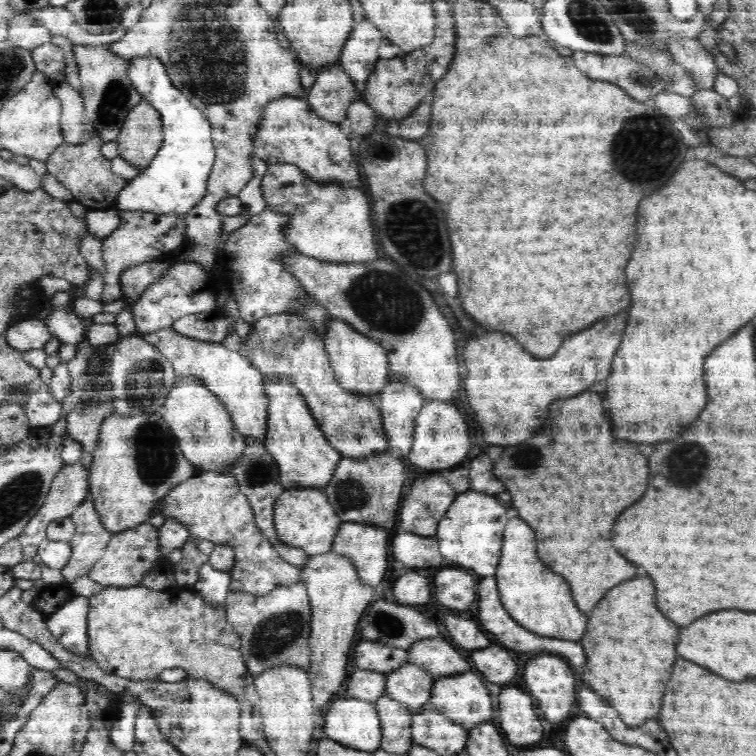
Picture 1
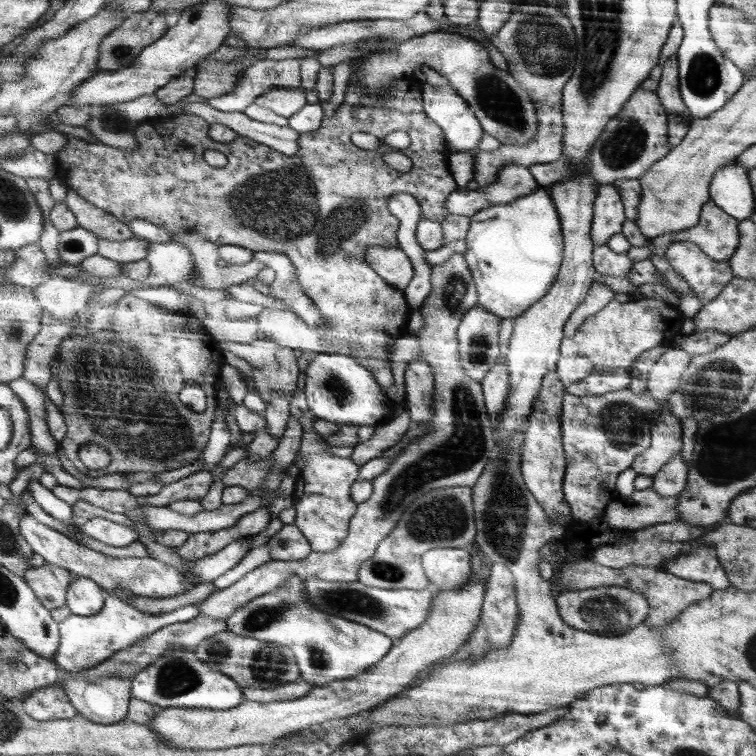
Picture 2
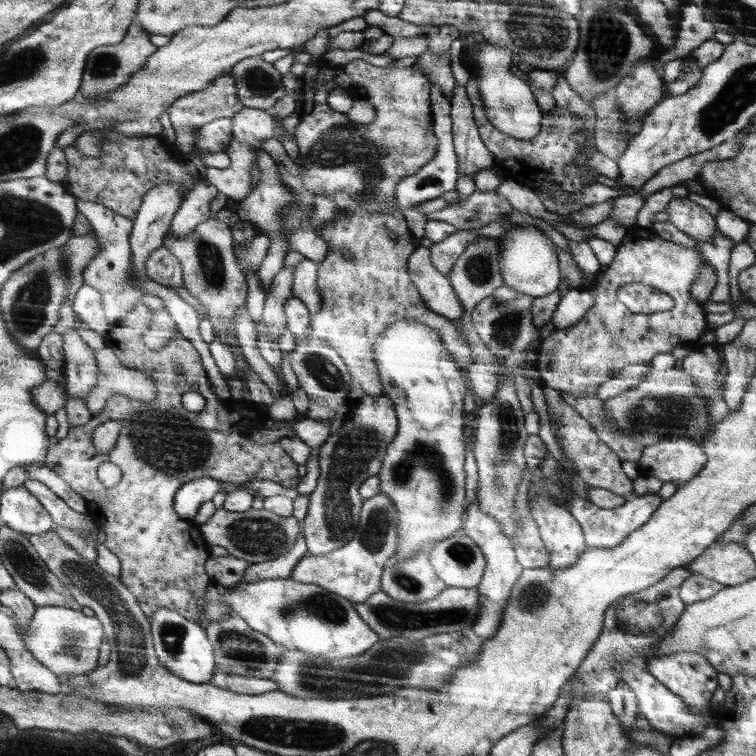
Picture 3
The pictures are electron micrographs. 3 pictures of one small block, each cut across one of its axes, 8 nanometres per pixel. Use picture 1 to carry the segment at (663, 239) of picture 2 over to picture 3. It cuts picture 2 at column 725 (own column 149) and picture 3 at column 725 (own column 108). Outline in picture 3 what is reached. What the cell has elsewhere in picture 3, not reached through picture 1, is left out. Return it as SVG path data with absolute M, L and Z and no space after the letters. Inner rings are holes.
M716 228L710 242L696 241L696 245L704 255L702 259L708 266L713 266L717 272L717 283L709 299L713 302L730 302L728 261L730 261L730 251L734 249L735 244L732 243L731 238Z

